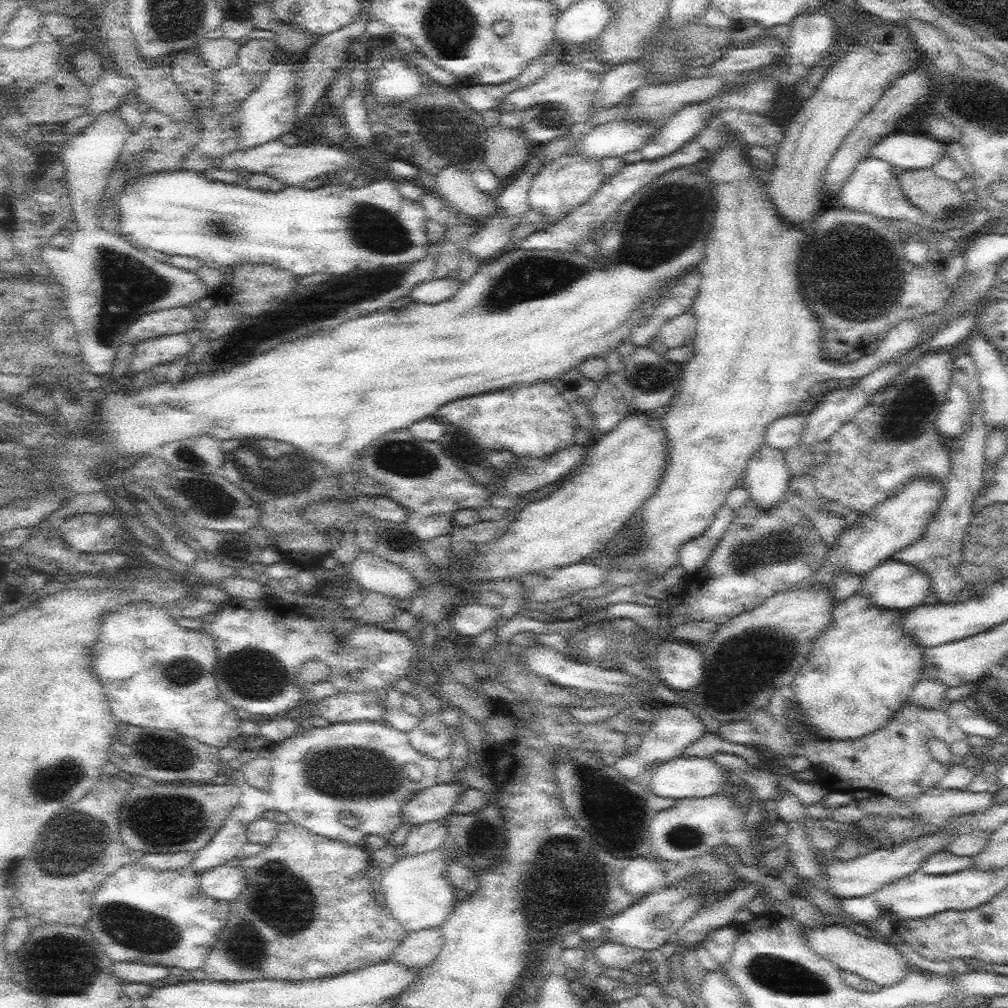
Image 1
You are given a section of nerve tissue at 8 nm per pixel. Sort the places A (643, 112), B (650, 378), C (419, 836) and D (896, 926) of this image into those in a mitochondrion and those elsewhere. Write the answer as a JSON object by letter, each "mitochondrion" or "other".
{"A":"other","B":"mitochondrion","C":"other","D":"other"}

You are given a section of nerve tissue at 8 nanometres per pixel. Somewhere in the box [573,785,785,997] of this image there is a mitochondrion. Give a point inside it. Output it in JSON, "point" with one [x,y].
{"point":[680,838]}

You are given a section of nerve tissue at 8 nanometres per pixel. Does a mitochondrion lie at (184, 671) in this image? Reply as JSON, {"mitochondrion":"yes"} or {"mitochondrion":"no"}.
{"mitochondrion":"yes"}

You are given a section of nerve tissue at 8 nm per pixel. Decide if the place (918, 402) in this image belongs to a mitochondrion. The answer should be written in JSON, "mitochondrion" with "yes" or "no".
{"mitochondrion":"no"}

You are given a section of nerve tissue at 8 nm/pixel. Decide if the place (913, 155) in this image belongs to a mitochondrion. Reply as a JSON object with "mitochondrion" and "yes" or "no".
{"mitochondrion":"no"}

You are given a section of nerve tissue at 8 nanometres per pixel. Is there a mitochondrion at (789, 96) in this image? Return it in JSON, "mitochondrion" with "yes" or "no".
{"mitochondrion":"no"}

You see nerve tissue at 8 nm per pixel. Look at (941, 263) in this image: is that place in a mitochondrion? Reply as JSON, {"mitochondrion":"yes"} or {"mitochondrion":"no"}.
{"mitochondrion":"no"}

